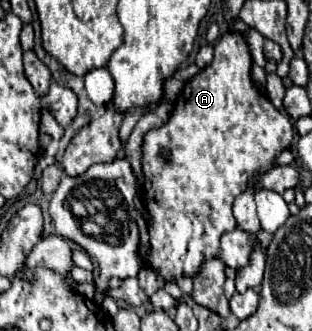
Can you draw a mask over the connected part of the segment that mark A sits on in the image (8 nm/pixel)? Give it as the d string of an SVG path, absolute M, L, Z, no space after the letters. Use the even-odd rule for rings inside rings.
M233 32L223 34L223 36L219 38L219 42L215 44L215 58L213 58L213 62L211 62L207 68L203 68L195 78L191 78L191 80L185 84L181 96L177 98L177 102L175 102L175 106L173 106L173 118L169 118L169 122L167 122L165 126L161 126L161 130L151 130L149 134L145 134L145 140L143 140L143 176L145 176L145 180L143 180L141 196L143 196L145 210L147 210L147 214L149 214L149 224L147 224L149 248L145 248L143 242L139 242L137 254L139 254L139 258L143 260L143 264L149 266L149 268L153 268L153 270L157 270L165 282L175 282L177 276L197 276L199 270L201 270L201 266L203 266L203 262L213 260L213 258L219 256L219 238L221 238L221 234L227 232L227 230L235 230L235 228L237 228L237 222L235 222L235 216L233 216L233 202L247 190L247 186L249 186L251 180L259 178L259 176L265 174L267 170L271 170L271 168L275 166L277 156L279 156L285 148L289 148L291 142L293 142L293 124L291 124L289 116L281 114L281 112L269 102L269 98L267 98L265 94L261 96L259 88L255 86L255 82L253 82L253 78L251 78L251 64L253 64L253 58L251 58L251 52L249 52L249 46L247 46L245 38L243 38L241 34L233 34ZM163 148L171 150L171 160L169 160L169 162L163 162L161 156L159 156L159 152L161 152Z

